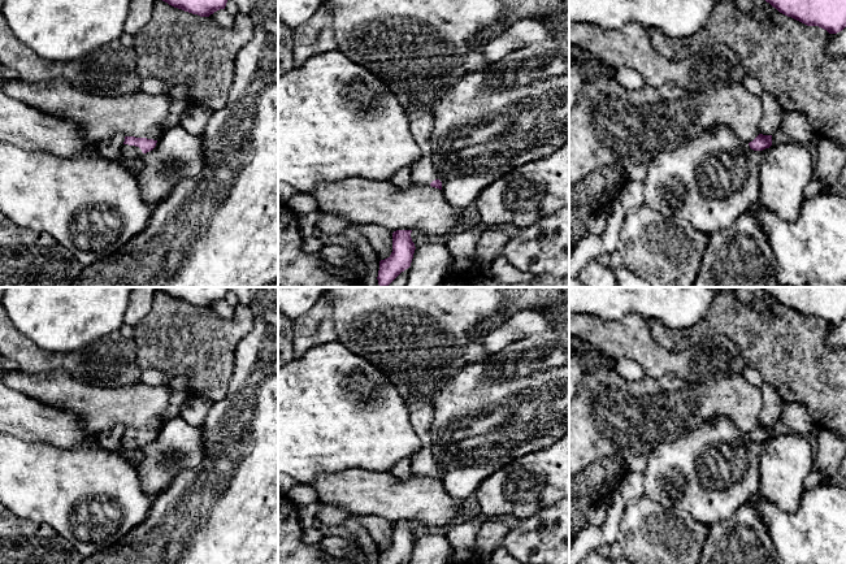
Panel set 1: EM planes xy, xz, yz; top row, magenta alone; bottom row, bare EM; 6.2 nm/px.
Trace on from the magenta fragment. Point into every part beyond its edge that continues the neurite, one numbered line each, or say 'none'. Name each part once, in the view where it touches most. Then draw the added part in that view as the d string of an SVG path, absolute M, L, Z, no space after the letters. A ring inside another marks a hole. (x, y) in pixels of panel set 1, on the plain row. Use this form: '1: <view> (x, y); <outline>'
1: xy (128, 442); M123 435L121 438L121 447L126 448L126 450L135 450L135 448L142 448L143 443L139 438L135 437L129 437L129 435Z

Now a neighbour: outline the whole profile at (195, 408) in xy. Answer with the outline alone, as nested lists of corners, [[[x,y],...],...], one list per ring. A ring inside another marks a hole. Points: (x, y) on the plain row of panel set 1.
[[[190,395],[181,407],[179,416],[192,426],[201,426],[212,405],[213,402],[200,395]]]

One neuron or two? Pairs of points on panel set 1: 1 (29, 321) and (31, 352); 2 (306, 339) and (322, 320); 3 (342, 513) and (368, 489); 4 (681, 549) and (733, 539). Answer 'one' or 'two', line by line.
1: two
2: one
3: two
4: two

